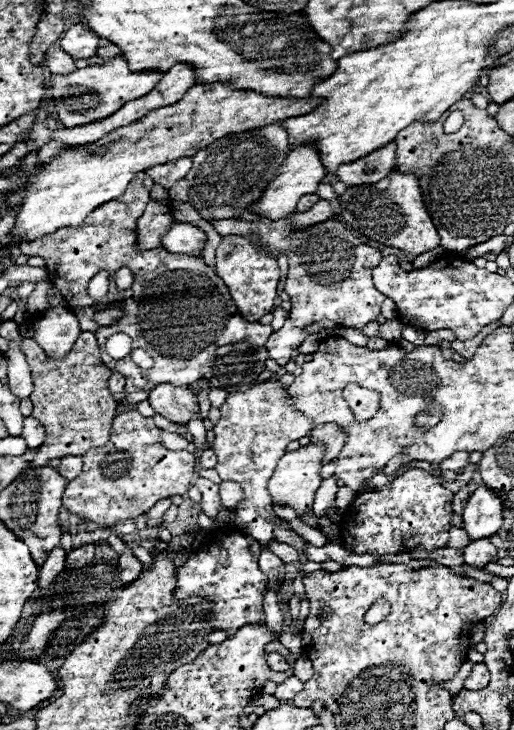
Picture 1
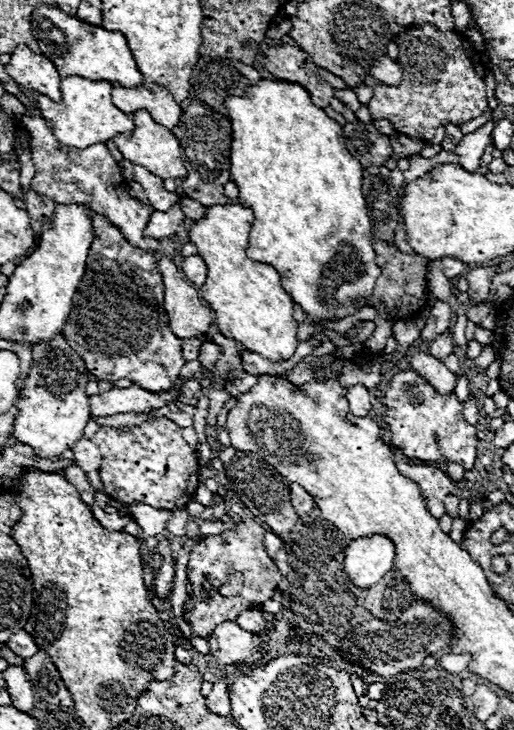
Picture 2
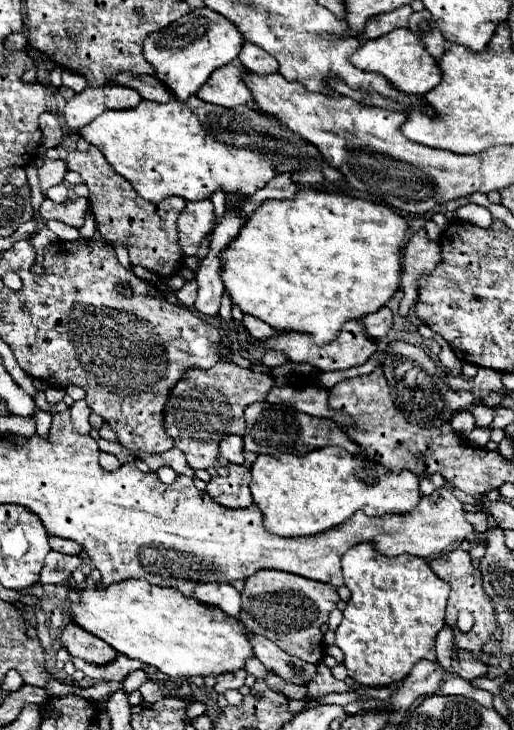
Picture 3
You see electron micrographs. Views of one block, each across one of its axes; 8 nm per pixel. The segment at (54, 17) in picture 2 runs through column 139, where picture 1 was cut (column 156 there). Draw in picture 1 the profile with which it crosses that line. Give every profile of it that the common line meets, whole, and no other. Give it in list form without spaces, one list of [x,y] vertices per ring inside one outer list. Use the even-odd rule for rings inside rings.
[[[116,56],[104,64],[86,66],[80,70],[74,70],[68,76],[52,76],[50,86],[54,88],[52,100],[56,104],[56,114],[62,122],[62,126],[76,126],[76,124],[88,124],[92,120],[104,120],[104,116],[112,116],[112,112],[118,112],[128,100],[136,100],[162,80],[164,72],[158,70],[144,70],[144,72],[132,72],[128,68],[128,62],[124,56]]]

